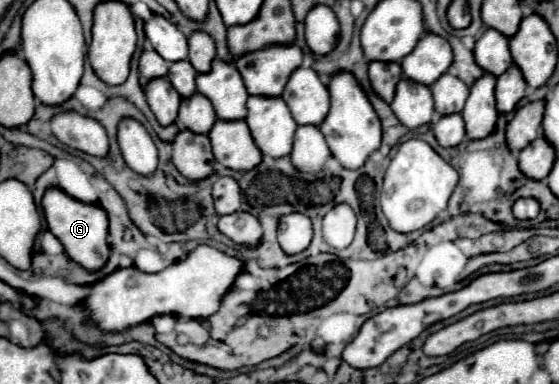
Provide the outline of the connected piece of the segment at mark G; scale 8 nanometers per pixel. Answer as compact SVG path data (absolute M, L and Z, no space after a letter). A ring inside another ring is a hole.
M47 188L41 200L41 208L47 220L47 228L59 238L65 252L71 260L81 264L87 270L99 270L109 258L109 244L107 244L107 212L99 208L99 204L87 204L71 198L59 188Z

